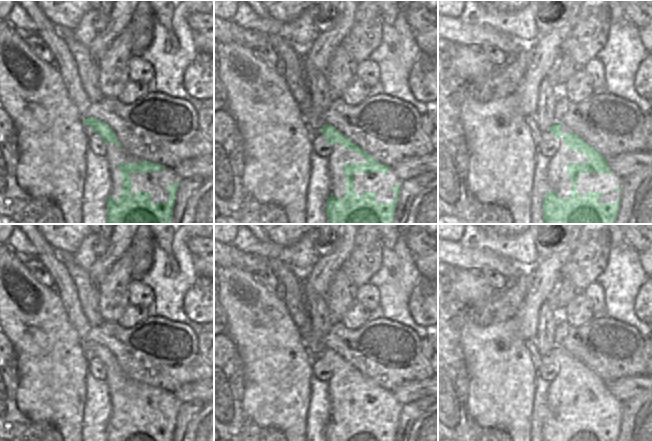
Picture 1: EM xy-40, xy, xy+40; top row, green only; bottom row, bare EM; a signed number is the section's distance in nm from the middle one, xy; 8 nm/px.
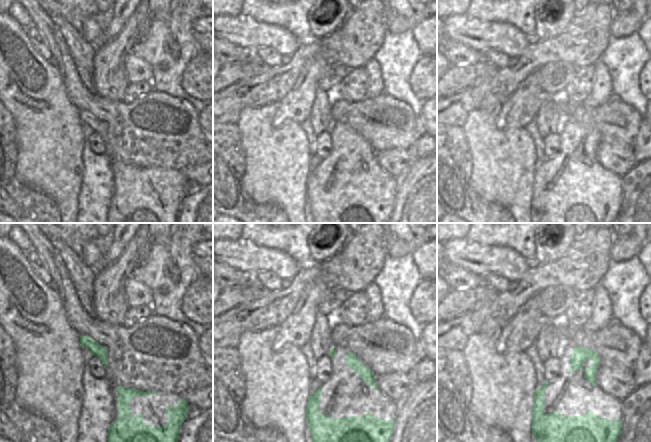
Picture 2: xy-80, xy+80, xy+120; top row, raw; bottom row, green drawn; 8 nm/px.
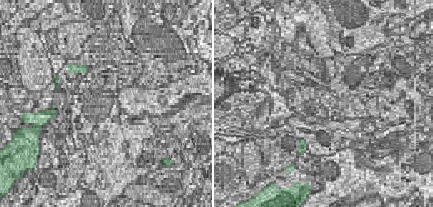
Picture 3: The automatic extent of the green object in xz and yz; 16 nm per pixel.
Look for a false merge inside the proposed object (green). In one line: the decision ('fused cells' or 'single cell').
fused cells

